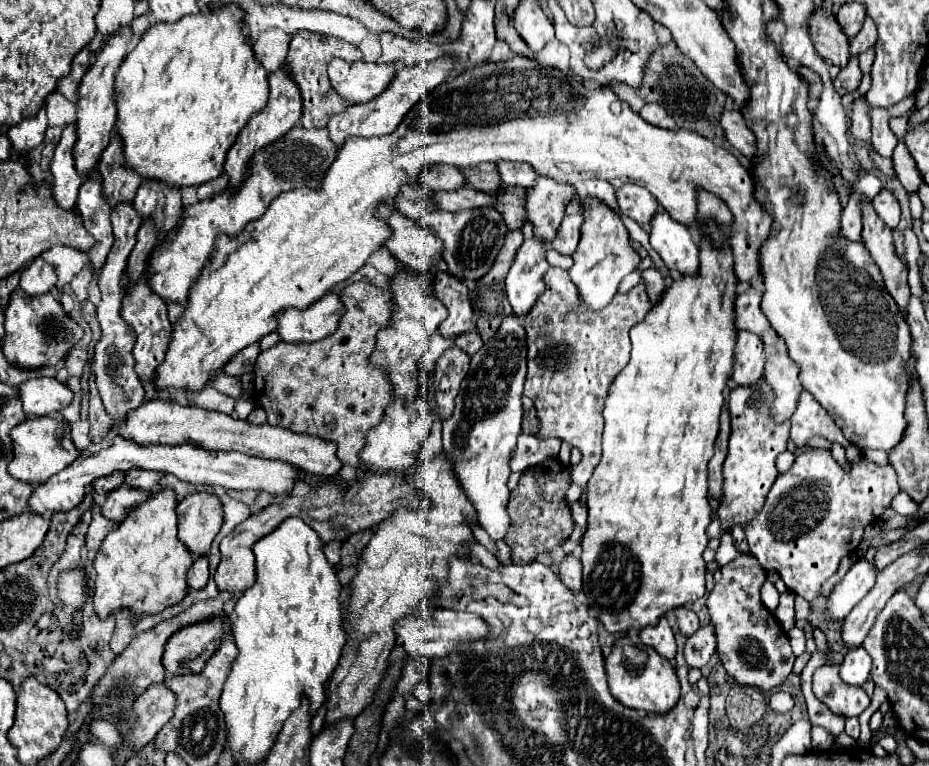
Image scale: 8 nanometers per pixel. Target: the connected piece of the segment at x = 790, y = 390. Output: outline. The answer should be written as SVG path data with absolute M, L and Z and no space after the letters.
M771 356L767 358L763 372L767 384L775 392L775 402L771 404L773 420L783 422L791 418L793 408L797 406L797 398L803 390L799 382L799 368L789 356Z

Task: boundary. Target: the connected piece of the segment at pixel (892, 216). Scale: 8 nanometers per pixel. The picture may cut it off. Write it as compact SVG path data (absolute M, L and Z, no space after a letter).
M881 190L881 194L877 194L877 198L873 198L871 204L873 204L877 216L879 216L889 228L897 228L899 216L901 216L901 208L899 208L897 198L895 198L889 190Z

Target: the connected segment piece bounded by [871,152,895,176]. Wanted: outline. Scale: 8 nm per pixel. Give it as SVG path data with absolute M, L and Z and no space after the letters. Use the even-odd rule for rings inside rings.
M871 154L871 158L875 160L875 164L879 166L879 170L883 172L883 174L889 174L889 176L893 176L895 174L895 170L893 170L893 160L891 158L883 158L883 156L879 156L879 154Z

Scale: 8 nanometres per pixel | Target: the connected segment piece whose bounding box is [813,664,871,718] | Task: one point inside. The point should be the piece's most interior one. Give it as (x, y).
(842, 698)

